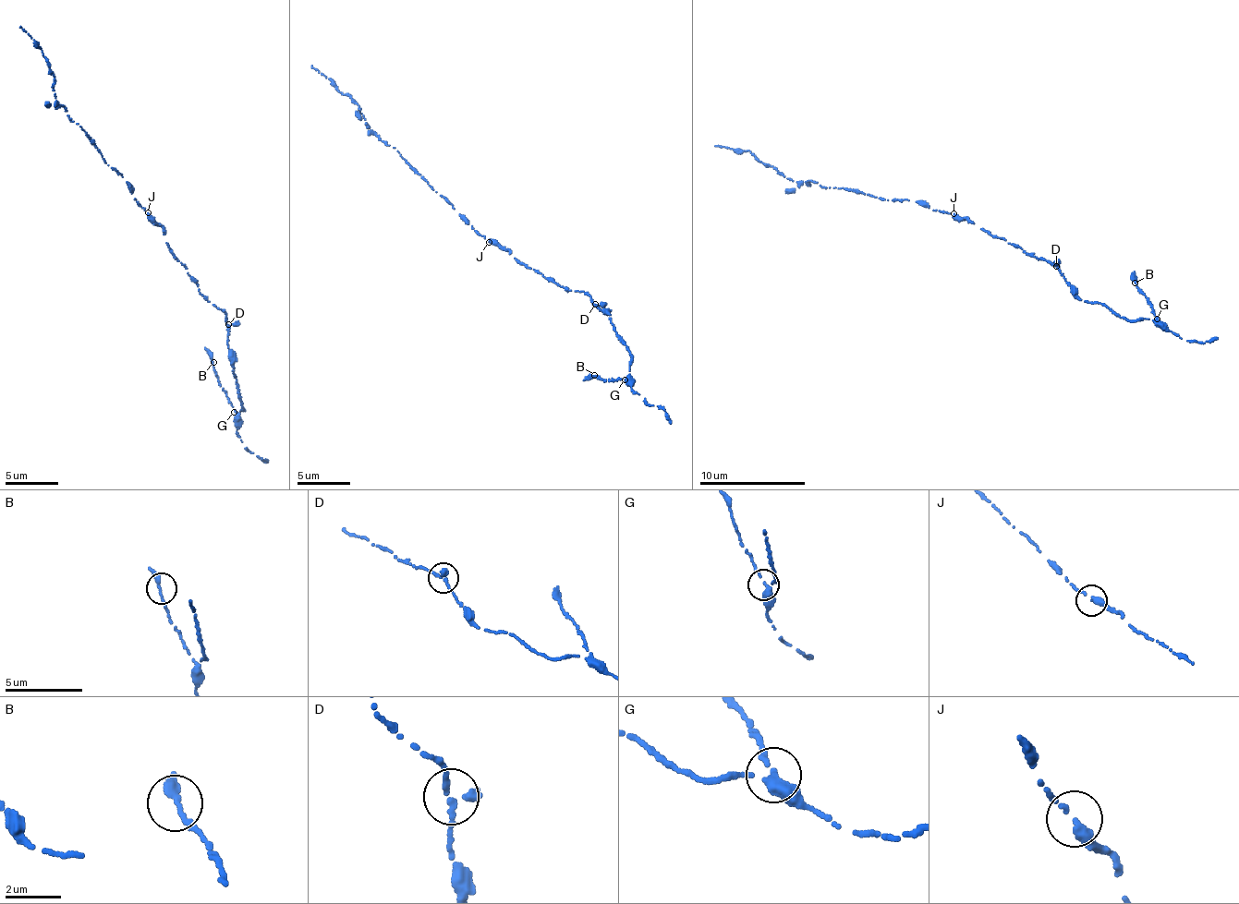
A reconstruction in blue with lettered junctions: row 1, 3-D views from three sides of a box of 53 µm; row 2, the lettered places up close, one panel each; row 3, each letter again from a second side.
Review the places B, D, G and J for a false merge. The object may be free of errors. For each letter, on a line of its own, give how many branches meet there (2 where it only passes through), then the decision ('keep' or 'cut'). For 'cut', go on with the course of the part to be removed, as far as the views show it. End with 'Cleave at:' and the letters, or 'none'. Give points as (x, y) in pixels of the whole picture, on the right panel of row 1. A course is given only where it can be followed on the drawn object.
B: branches 2; keep
D: branches 2; keep
G: branches 3; keep
J: branches 2; keep
Cleave at: none

